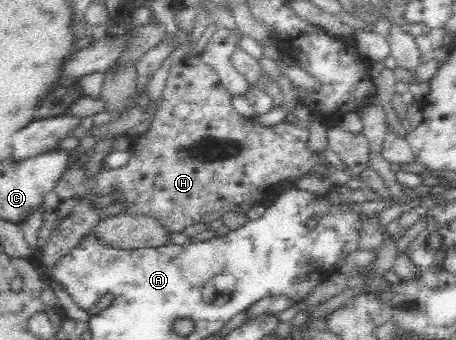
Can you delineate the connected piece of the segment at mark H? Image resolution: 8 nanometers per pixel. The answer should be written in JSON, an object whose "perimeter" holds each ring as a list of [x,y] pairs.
{"perimeter":[[[186,55],[179,62],[173,63],[169,69],[169,76],[165,84],[165,88],[163,89],[161,104],[157,107],[157,112],[153,115],[149,128],[143,134],[138,135],[138,139],[131,143],[131,155],[126,165],[116,169],[98,169],[98,171],[94,171],[94,173],[86,171],[85,168],[72,166],[67,166],[66,169],[62,171],[62,175],[60,175],[60,179],[58,179],[54,189],[49,191],[43,199],[45,214],[43,215],[42,226],[38,231],[38,243],[36,245],[36,249],[41,252],[42,249],[50,243],[51,230],[52,227],[54,227],[54,223],[65,218],[88,194],[96,197],[110,195],[114,198],[112,203],[121,205],[123,208],[122,213],[128,215],[142,214],[144,216],[156,218],[156,220],[158,220],[158,222],[160,222],[167,231],[170,231],[170,233],[180,233],[186,230],[186,227],[200,223],[201,217],[210,212],[218,212],[218,214],[224,215],[228,211],[236,211],[236,213],[239,212],[245,214],[249,209],[252,209],[252,207],[265,203],[266,193],[268,189],[272,189],[272,185],[278,185],[280,182],[294,180],[295,178],[304,176],[308,171],[310,171],[310,169],[316,167],[316,165],[323,165],[326,163],[320,153],[312,151],[307,146],[309,130],[301,128],[299,125],[292,125],[292,123],[289,123],[287,119],[271,126],[262,126],[258,121],[255,121],[254,118],[245,118],[244,116],[238,114],[236,110],[232,108],[230,99],[232,99],[231,93],[228,93],[228,90],[223,86],[223,83],[220,82],[218,74],[216,74],[210,66],[206,66],[206,64],[202,62],[200,55],[194,57]]]}

